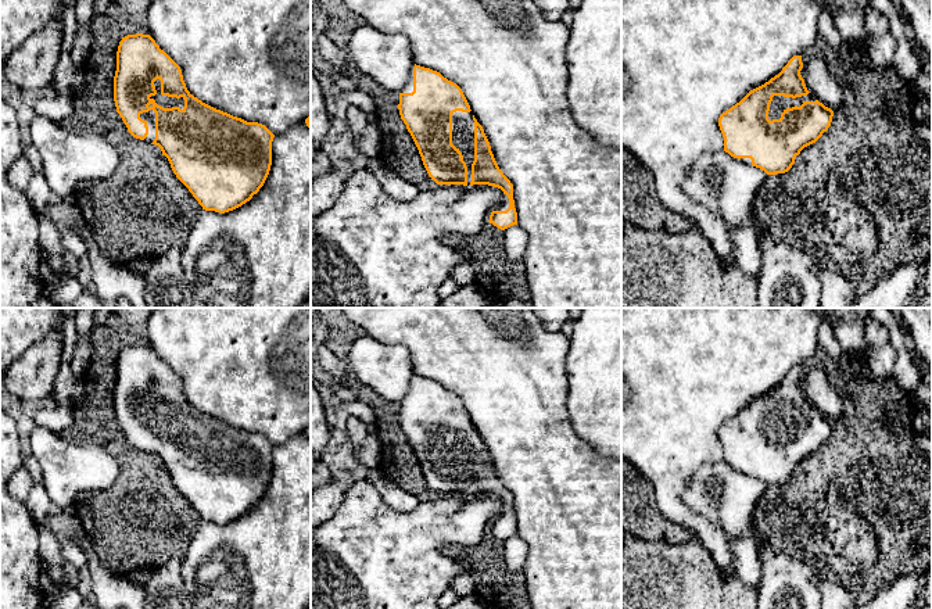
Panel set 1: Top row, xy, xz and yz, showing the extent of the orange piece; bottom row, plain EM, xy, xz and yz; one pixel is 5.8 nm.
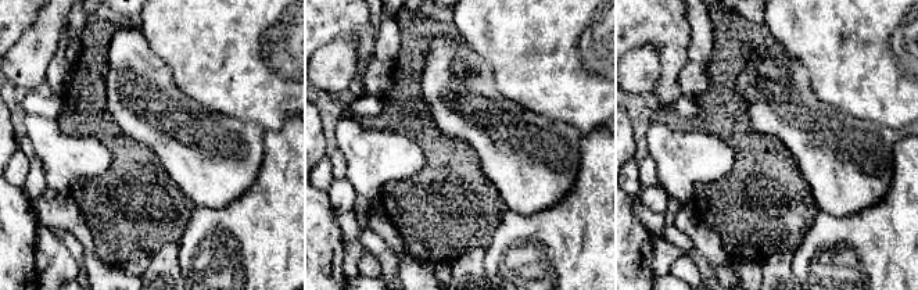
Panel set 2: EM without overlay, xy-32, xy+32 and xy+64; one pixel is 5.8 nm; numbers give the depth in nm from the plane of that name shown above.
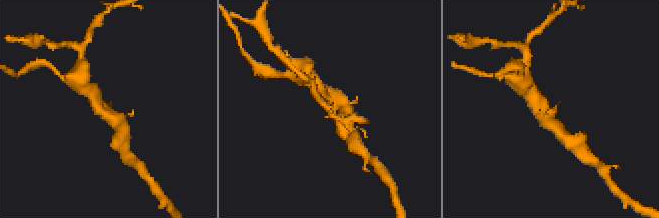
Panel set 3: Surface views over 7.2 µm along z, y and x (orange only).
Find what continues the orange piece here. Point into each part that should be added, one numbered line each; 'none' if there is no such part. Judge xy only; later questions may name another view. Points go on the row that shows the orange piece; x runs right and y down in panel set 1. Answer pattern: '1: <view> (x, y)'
1: xy (165, 101)

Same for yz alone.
1: yz (780, 103)

